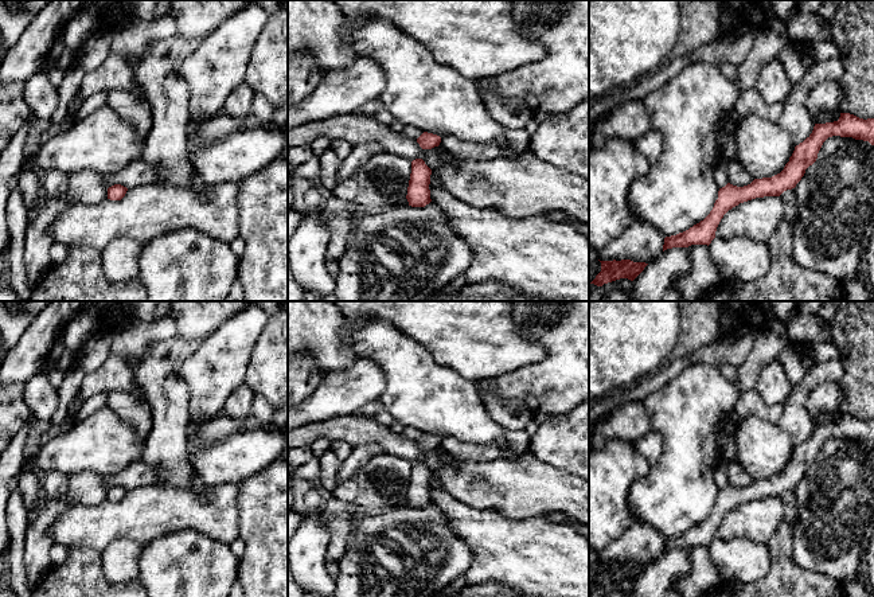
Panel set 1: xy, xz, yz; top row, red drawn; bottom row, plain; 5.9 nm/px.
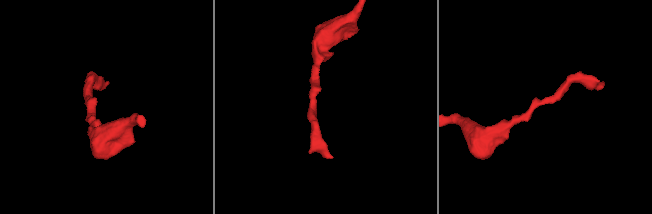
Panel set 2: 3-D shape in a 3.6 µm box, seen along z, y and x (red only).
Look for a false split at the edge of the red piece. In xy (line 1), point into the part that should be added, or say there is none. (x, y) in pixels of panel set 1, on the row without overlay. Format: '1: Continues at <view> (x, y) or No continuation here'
1: No continuation here

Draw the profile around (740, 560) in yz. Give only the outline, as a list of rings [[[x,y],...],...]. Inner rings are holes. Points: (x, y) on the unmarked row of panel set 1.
[[[715,538],[709,550],[722,581],[752,584],[765,577],[770,567],[768,546],[746,538]]]

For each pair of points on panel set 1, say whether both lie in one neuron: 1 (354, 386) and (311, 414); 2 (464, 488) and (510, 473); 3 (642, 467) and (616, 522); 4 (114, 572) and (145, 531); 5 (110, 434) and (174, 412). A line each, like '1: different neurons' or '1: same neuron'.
1: same neuron
2: same neuron
3: same neuron
4: different neurons
5: different neurons

